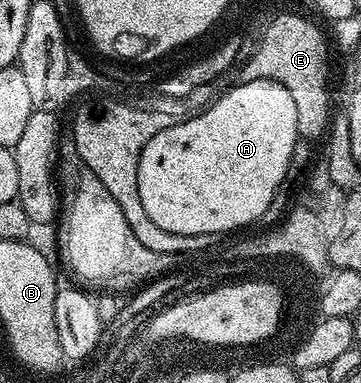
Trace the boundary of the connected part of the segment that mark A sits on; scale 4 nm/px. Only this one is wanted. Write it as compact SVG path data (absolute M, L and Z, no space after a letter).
M253 78L245 84L237 84L226 93L217 95L209 103L208 107L201 110L197 116L190 116L188 119L162 130L146 142L146 146L140 155L138 162L138 194L142 198L142 206L146 206L146 214L154 218L162 230L170 230L174 234L183 236L210 235L212 233L235 233L247 224L252 224L256 219L263 217L268 211L270 202L277 199L280 183L287 181L288 168L291 166L291 152L298 141L298 110L294 110L294 98L290 98L290 90L286 86L278 86L273 80L257 80Z

